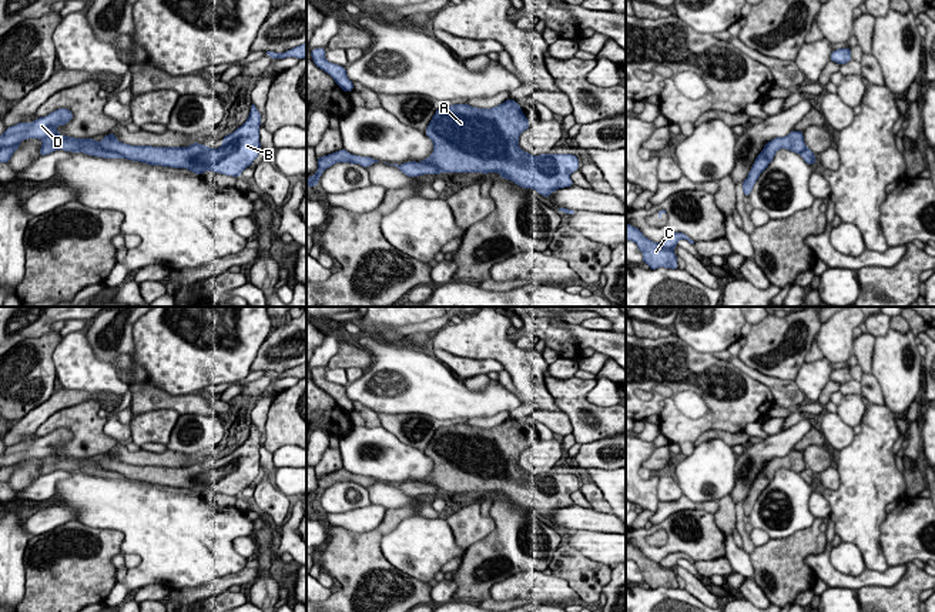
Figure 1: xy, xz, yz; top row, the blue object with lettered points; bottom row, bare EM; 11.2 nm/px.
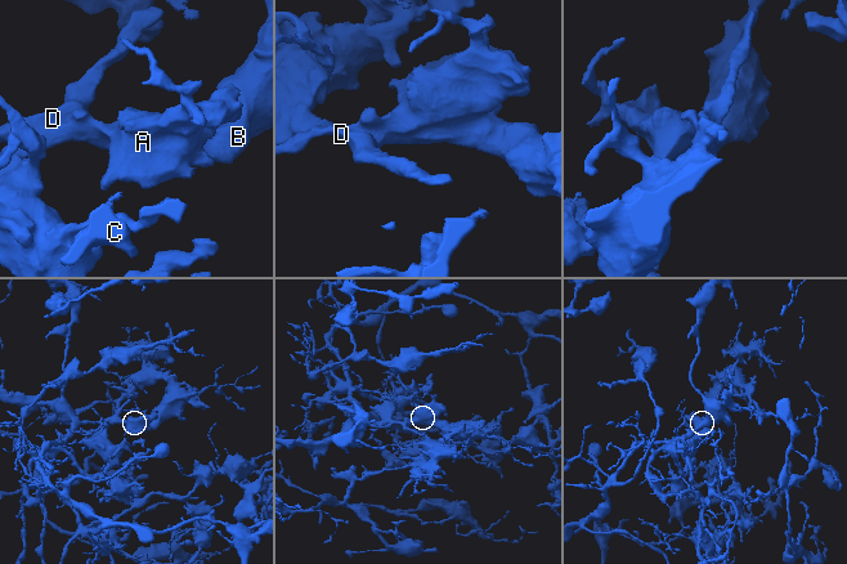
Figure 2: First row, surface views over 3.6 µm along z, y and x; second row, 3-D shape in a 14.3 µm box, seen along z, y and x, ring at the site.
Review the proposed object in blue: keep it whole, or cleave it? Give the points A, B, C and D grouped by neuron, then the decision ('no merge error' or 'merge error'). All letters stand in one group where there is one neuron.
A B C / D; merge error

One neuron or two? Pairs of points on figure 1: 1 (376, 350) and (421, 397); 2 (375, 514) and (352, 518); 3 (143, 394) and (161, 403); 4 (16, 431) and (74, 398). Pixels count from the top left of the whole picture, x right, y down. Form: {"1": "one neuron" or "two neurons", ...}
{"1": "one neuron", "2": "one neuron", "3": "one neuron", "4": "one neuron"}

